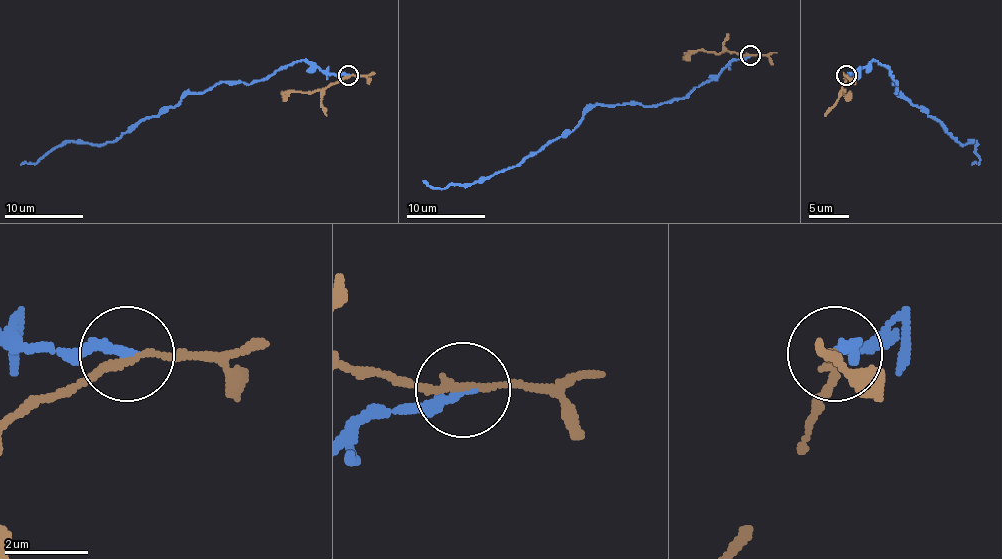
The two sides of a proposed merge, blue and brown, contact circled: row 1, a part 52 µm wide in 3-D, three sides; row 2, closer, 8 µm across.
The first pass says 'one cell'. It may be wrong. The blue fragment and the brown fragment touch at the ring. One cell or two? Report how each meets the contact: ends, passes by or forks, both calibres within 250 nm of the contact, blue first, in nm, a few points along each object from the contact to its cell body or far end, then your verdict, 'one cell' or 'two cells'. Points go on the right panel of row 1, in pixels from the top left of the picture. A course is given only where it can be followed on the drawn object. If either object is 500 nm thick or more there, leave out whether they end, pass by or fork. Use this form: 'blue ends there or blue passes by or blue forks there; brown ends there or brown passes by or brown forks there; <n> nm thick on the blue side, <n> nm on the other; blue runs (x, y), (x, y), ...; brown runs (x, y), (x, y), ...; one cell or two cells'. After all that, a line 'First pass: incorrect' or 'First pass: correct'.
blue ends there; brown passes by; 260 nm thick on the blue side, 150 nm on the other; blue runs (847, 75), (878, 61), (896, 80), (896, 92), (932, 116), (959, 144), (975, 142), (979, 163), (971, 165); brown runs (847, 76), (843, 82), (845, 90), (841, 92), (851, 92); two cells
First pass: incorrect

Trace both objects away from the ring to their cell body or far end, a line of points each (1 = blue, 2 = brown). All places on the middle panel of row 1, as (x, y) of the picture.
1: (749, 56), (734, 58), (684, 97), (661, 105), (592, 105), (558, 139), (471, 184), (430, 188), (422, 180)
2: (749, 56), (690, 50), (682, 60)

